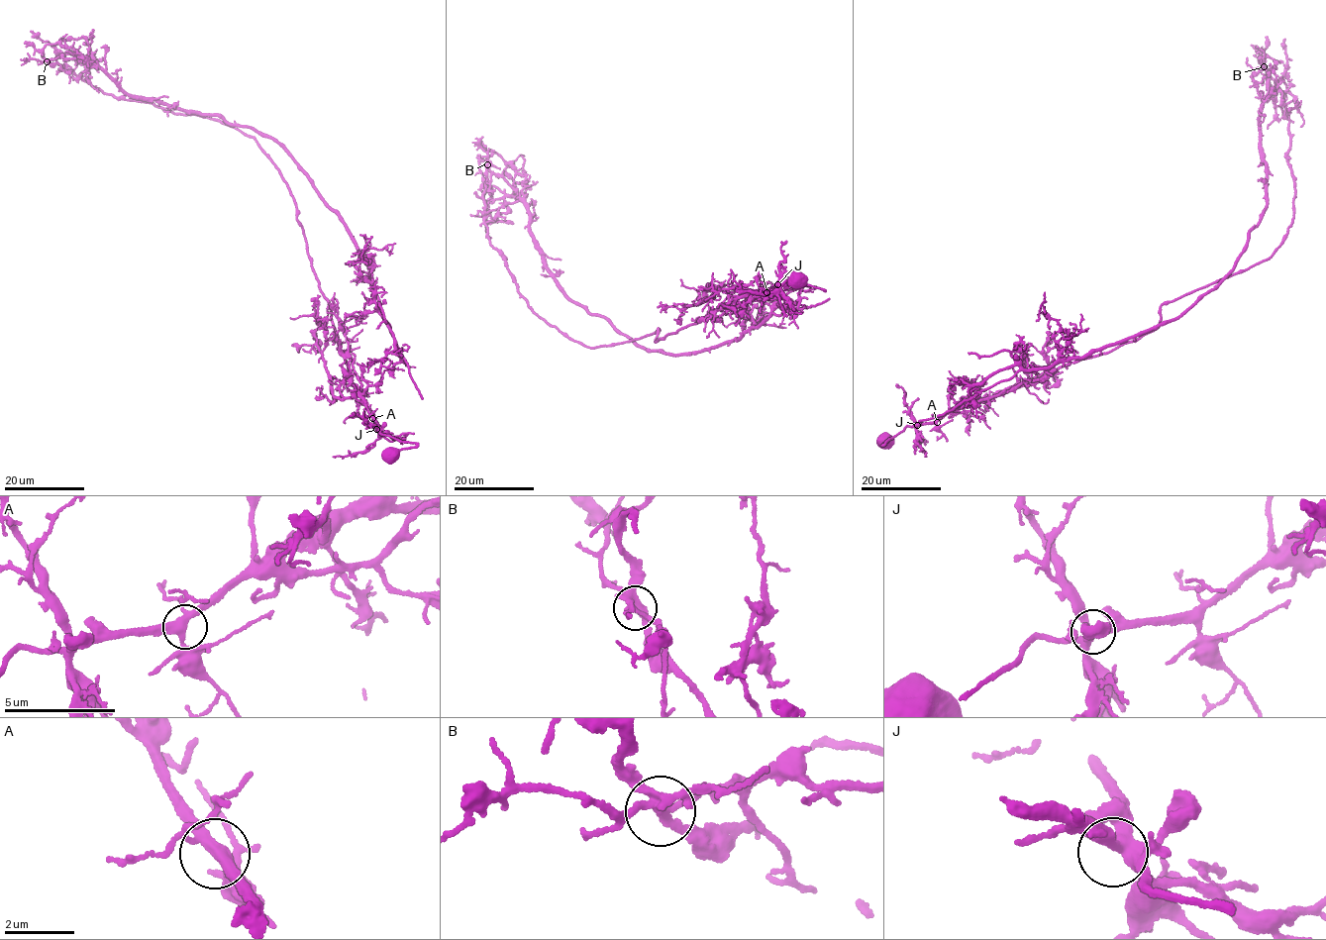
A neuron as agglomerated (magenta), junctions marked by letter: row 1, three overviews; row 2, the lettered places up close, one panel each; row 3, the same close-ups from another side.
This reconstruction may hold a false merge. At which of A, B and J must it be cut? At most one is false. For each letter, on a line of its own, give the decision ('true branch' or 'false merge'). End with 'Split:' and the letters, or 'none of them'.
A: true branch
B: false merge
J: true branch
Split: B

